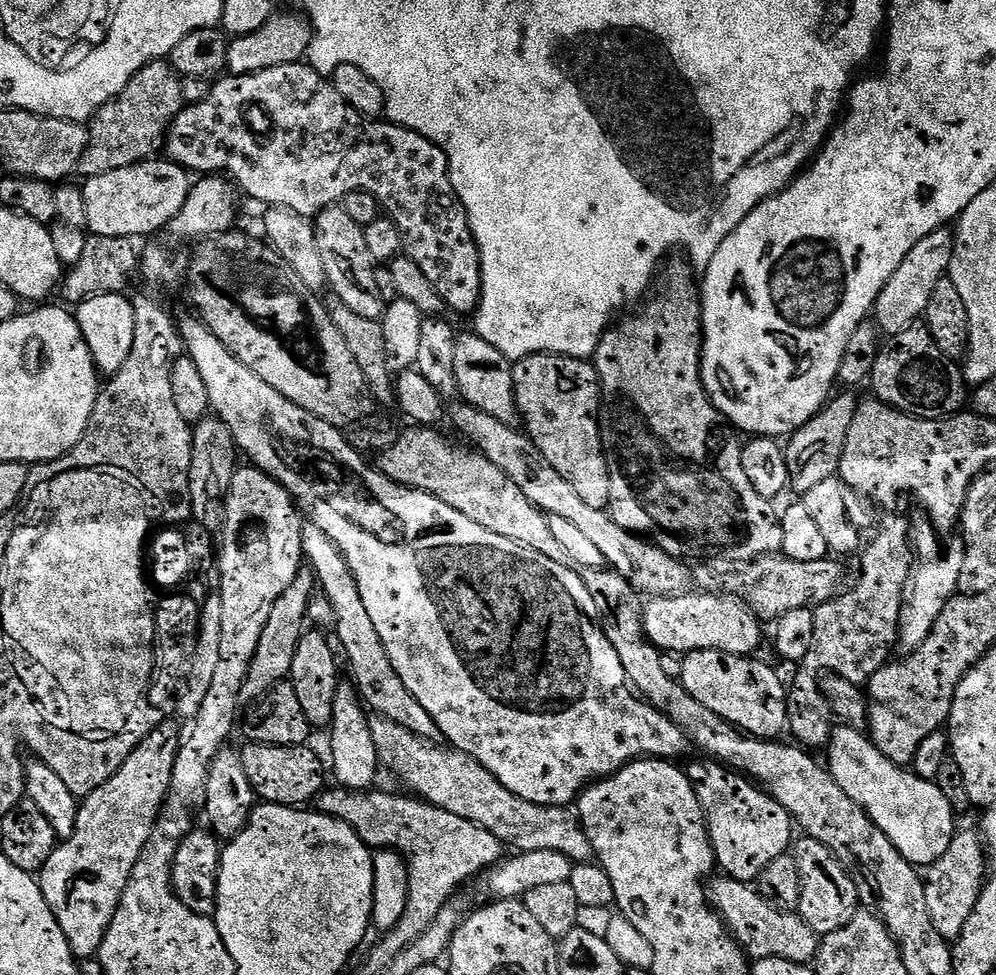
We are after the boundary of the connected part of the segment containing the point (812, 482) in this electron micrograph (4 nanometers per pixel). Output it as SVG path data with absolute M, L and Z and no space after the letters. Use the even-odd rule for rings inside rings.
M844 390L833 395L825 403L817 416L812 416L810 422L806 422L791 436L787 437L784 453L788 463L788 482L791 491L797 494L809 492L812 487L826 482L826 478L837 475L842 462L842 450L846 446L846 434L854 422L854 414L858 403L855 391Z

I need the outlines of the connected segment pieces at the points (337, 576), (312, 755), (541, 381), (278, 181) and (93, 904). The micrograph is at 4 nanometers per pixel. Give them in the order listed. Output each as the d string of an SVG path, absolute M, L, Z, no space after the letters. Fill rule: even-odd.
M305 523L302 530L302 550L319 591L323 592L326 598L330 598L330 606L334 606L336 611L334 630L338 637L342 638L343 649L347 649L347 671L352 672L350 680L355 684L361 701L375 715L384 716L390 722L398 722L398 726L406 726L406 730L421 736L425 742L439 741L441 734L434 718L430 718L430 714L426 714L426 709L418 702L418 698L414 698L414 694L410 694L410 690L402 686L398 670L390 666L386 646L382 646L382 638L378 638L378 630L374 630L374 622L371 621L366 605L362 602L362 594L358 594L358 582L354 582L354 574L346 558L330 538L330 534L318 530L318 526Z
M251 742L245 743L245 745L245 748L242 748L240 752L242 766L246 770L246 778L250 778L252 788L263 803L281 804L287 808L300 808L311 805L316 797L324 791L326 787L326 781L324 781L326 764L325 761L324 764L320 761L319 754L312 749L312 746L295 744L287 748L286 746L270 746L269 744L253 744Z
M538 352L515 361L512 366L516 411L519 419L524 419L523 431L538 446L542 458L582 494L585 502L601 510L607 509L610 498L610 474L604 457L604 447L600 441L600 379L595 363L588 360L575 360L569 356L553 356L547 352Z
M301 62L299 64L287 64L286 66L274 66L270 70L251 72L249 76L228 74L223 78L217 79L213 83L210 90L210 98L206 98L206 102L185 106L176 115L172 125L168 127L166 156L167 159L175 160L176 163L181 164L182 167L196 174L223 174L231 179L232 183L236 185L243 195L245 192L250 199L257 200L258 203L264 204L263 206L268 208L285 208L294 214L309 218L315 218L320 213L325 212L326 209L339 205L346 198L346 194L351 192L369 192L374 194L374 198L380 203L381 209L386 213L387 219L395 222L398 226L398 234L402 234L403 255L408 256L410 262L414 262L418 266L418 270L422 270L422 274L426 274L430 286L434 286L434 290L438 290L445 309L451 310L453 308L456 312L472 314L480 307L480 291L482 290L480 251L476 245L474 234L470 230L470 222L468 221L466 210L462 206L462 202L452 185L452 179L448 173L448 159L444 151L438 146L434 146L434 142L422 138L422 134L418 134L414 130L403 128L391 122L385 122L383 119L370 120L367 116L358 114L358 110L350 107L342 98L342 94L338 94L338 90L334 90L331 79L318 74L307 63Z
M167 722L157 724L150 735L134 745L126 762L122 762L122 766L105 784L79 801L74 834L57 843L54 854L46 858L46 866L38 873L42 894L50 910L54 910L54 918L58 918L58 926L62 926L62 934L66 934L66 942L70 942L70 950L77 958L95 957L99 953L102 938L114 918L114 910L118 910L118 902L126 890L130 874L150 838L156 819L160 817L160 809L172 791L174 762L179 749L175 726Z

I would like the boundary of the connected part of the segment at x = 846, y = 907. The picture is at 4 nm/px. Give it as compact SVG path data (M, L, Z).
M797 839L794 855L798 864L798 878L802 878L802 898L798 915L821 938L830 935L834 930L842 930L842 926L846 926L846 922L850 922L850 918L854 918L862 908L858 890L850 874L840 865L831 850L817 840Z

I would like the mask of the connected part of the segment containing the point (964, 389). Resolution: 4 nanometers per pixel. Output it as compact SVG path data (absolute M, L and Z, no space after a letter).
M913 326L897 336L887 337L874 362L870 388L876 391L873 392L875 399L924 420L955 417L970 400L970 388L961 365L948 360L946 354L938 350L934 338L924 326Z

